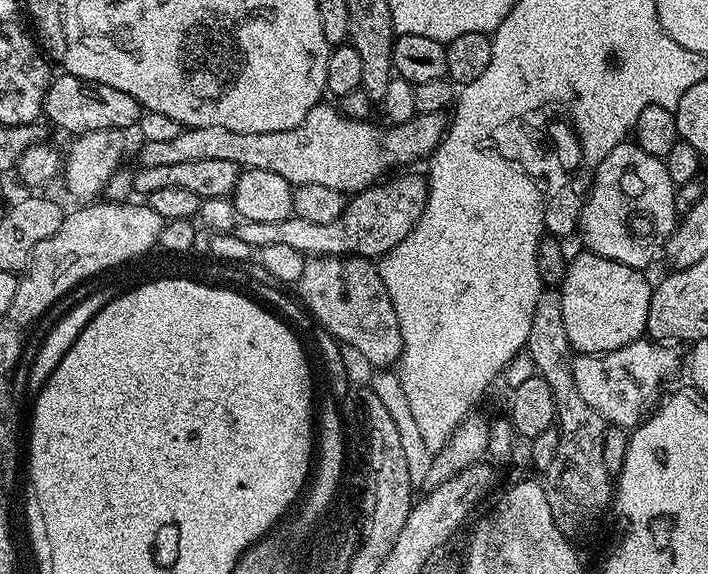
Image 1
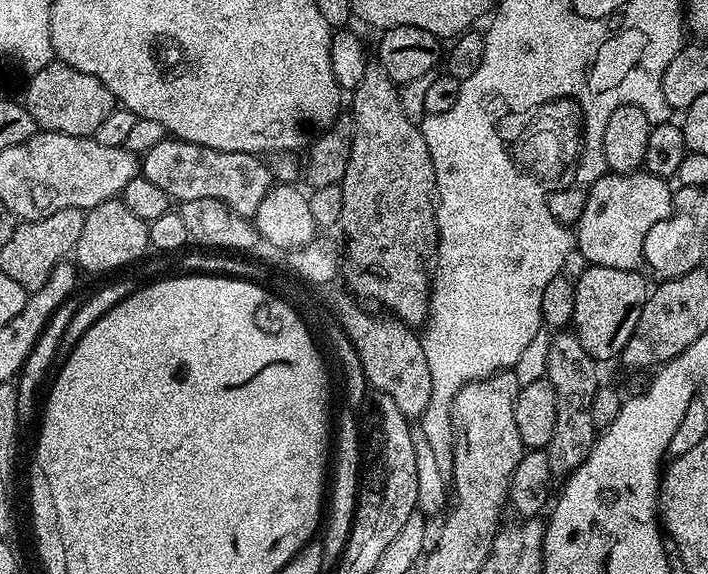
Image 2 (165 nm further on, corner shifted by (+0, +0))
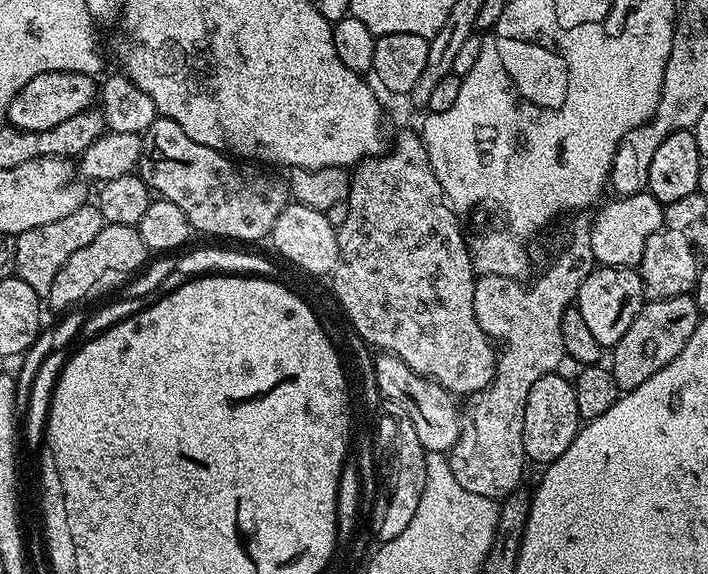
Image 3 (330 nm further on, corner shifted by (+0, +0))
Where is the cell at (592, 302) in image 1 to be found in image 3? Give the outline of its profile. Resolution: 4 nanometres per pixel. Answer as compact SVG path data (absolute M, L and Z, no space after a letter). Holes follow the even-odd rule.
M597 266L588 275L586 282L579 284L574 292L574 306L581 312L586 327L590 329L590 334L594 334L594 339L604 350L616 347L622 334L630 330L630 322L634 322L634 318L638 318L638 314L644 309L645 303L642 278L635 267Z

